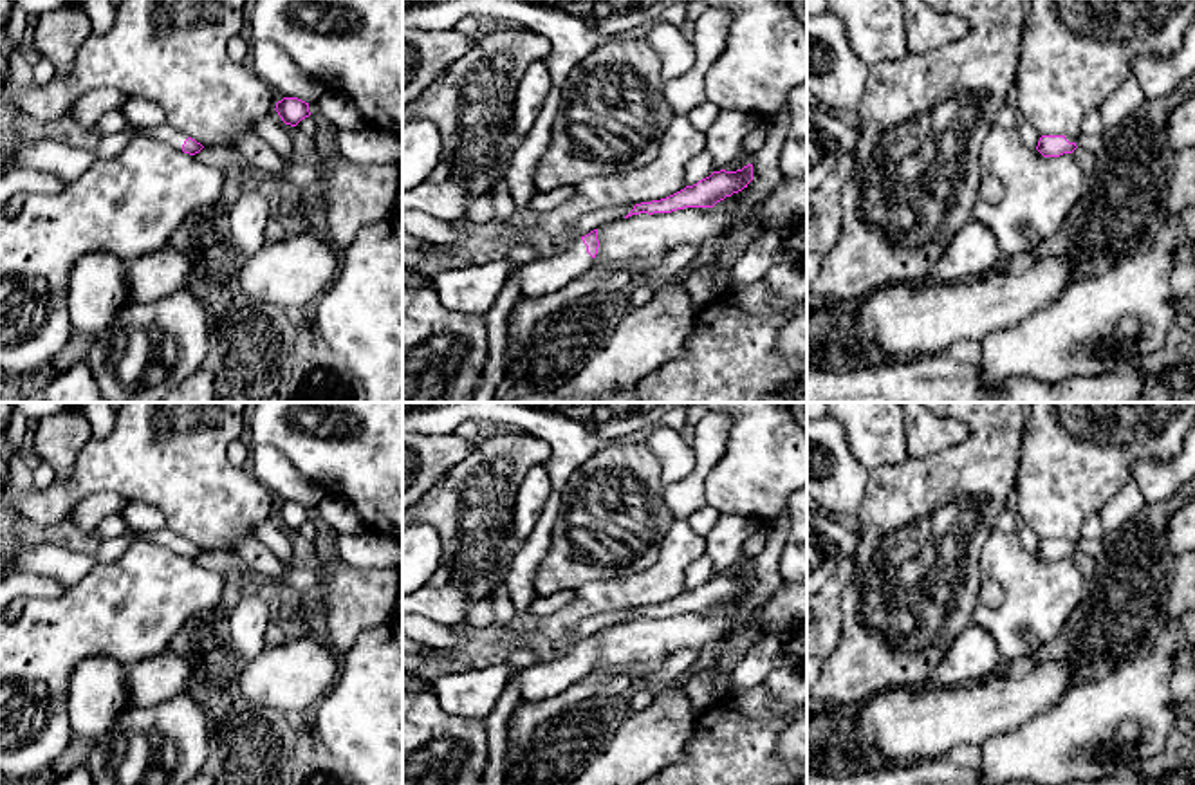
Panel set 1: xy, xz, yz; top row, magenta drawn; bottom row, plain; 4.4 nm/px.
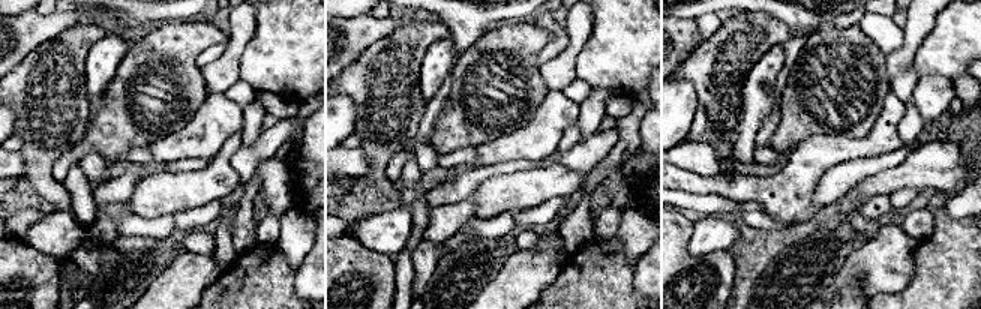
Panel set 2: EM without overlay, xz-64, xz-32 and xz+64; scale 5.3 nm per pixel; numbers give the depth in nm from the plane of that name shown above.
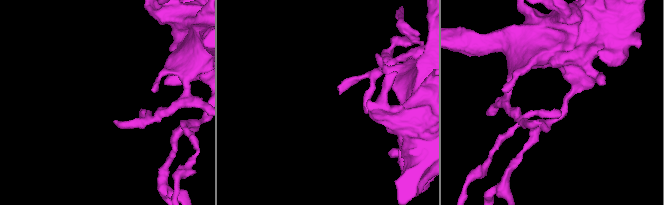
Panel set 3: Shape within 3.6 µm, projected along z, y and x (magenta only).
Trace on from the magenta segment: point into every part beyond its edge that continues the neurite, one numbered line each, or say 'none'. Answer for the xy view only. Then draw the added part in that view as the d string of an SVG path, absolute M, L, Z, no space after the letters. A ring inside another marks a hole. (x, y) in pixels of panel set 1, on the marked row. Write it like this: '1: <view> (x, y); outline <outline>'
1: xy (166, 134); outline M164 123L161 126L139 126L135 130L135 135L143 135L143 137L150 137L150 139L166 143L166 144L173 146L175 150L182 150L184 141L188 139L188 135L175 130L168 123Z

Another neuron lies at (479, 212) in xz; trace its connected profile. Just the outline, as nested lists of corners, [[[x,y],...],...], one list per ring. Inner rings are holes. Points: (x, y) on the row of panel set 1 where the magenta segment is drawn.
[[[491,193],[478,197],[468,206],[466,213],[471,224],[495,224],[495,209]]]

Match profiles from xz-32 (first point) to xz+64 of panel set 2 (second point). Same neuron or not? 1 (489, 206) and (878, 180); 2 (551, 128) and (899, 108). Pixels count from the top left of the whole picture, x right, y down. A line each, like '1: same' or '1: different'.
1: same
2: same

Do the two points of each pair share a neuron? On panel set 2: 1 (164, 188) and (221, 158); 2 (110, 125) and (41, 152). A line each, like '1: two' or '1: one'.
1: one
2: two

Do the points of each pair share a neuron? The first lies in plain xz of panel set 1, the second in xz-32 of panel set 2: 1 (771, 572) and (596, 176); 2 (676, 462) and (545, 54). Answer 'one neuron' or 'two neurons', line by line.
1: one neuron
2: one neuron

